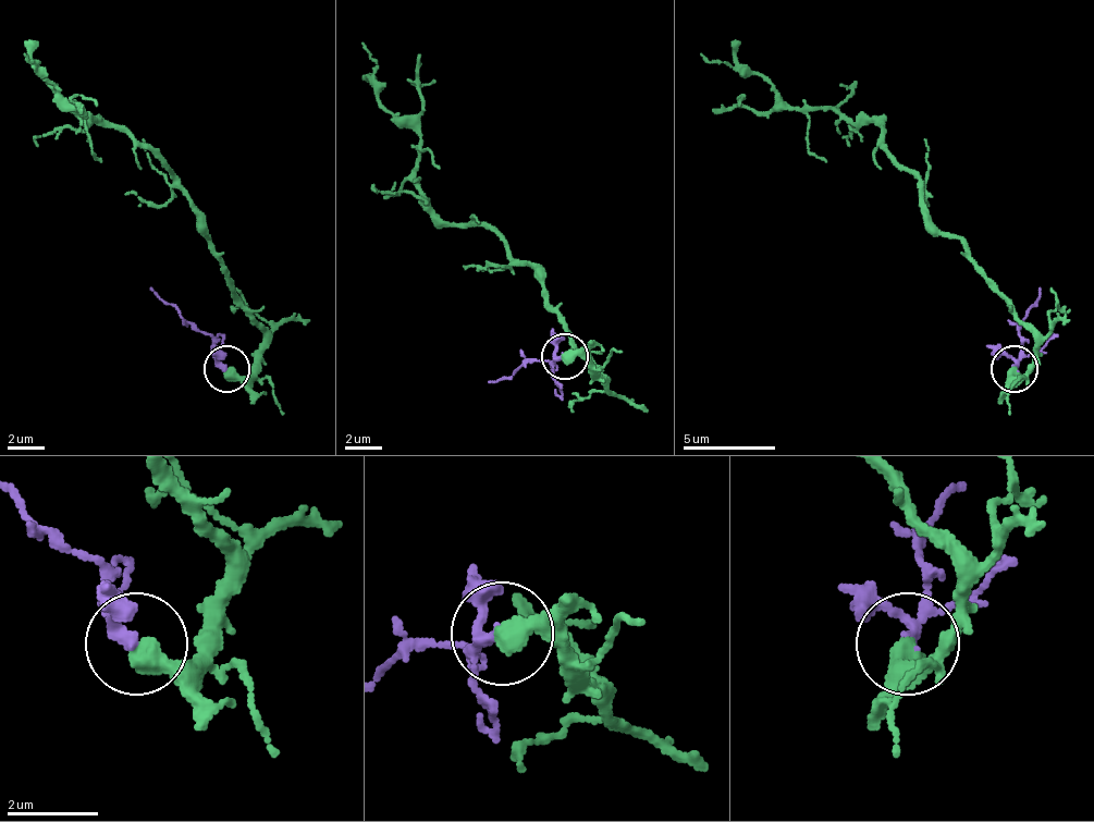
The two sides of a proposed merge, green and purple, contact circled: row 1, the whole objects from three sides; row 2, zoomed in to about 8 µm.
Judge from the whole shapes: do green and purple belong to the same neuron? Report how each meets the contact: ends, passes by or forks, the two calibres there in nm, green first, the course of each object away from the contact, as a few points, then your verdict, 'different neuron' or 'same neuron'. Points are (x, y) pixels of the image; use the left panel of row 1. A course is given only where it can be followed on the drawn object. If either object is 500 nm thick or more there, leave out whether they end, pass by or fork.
500 nm thick on the green side, 170 nm on the other; green runs (225, 368), (248, 377), (262, 354), (262, 335), (179, 178), (146, 149), (76, 108), (82, 108), (25, 51); purple runs (225, 368), (216, 344), (151, 289); same neuron

